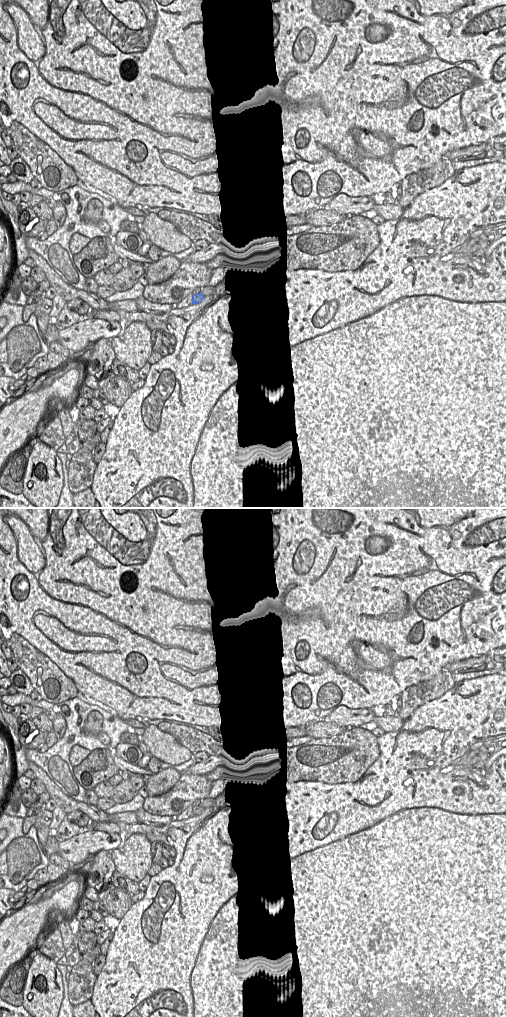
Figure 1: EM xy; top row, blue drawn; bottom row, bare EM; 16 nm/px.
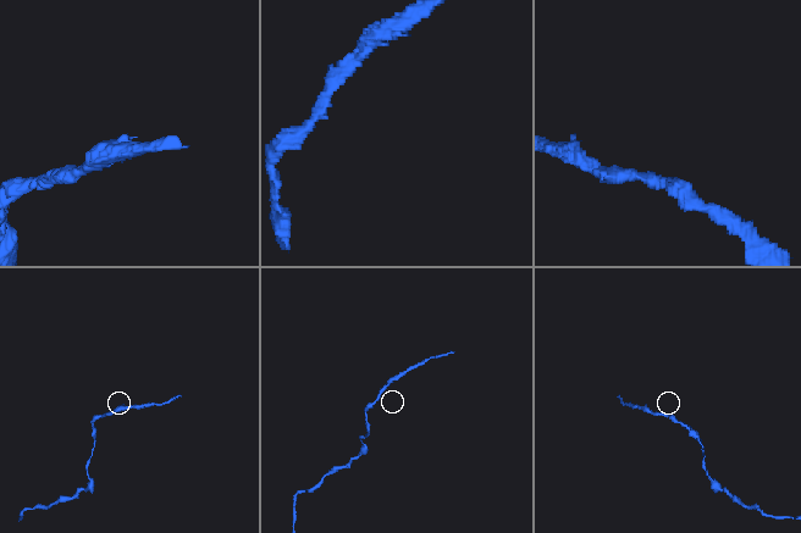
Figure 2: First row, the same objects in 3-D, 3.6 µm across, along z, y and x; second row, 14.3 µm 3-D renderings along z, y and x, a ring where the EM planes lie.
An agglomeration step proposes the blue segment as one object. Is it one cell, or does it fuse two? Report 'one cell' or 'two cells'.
one cell

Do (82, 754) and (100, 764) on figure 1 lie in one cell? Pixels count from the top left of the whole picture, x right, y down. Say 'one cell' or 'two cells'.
two cells

